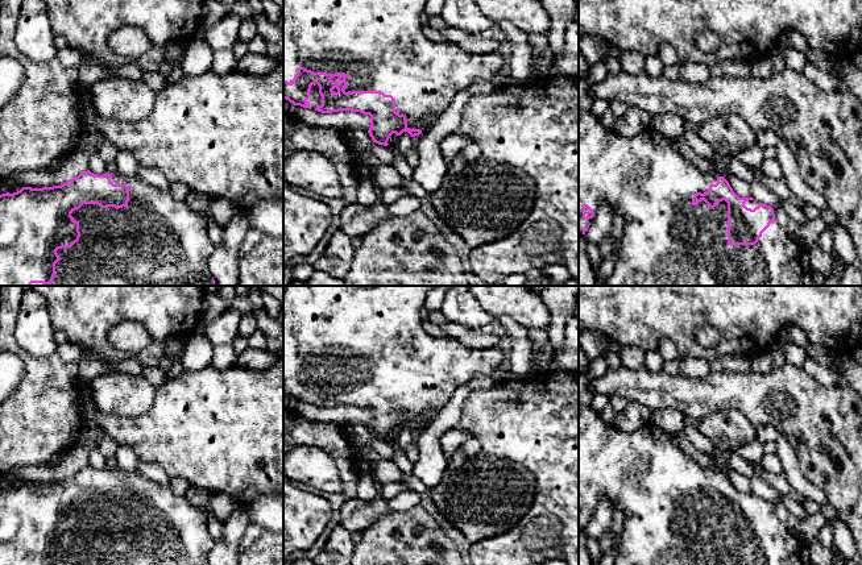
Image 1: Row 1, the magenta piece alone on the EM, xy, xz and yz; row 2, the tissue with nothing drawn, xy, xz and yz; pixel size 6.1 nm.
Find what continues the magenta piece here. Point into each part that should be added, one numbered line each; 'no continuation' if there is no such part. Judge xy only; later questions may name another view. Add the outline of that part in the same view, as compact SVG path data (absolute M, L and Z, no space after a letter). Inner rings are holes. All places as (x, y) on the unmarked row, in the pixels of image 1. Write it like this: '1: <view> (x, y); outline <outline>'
1: xy (154, 526); outline M115 469L111 477L129 482L128 500L116 504L83 499L72 506L80 532L71 543L57 545L62 554L55 558L55 565L208 565L207 556L215 540L199 507L174 494L169 485L142 474Z

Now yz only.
1: yz (643, 473); outline M579 406L579 529L583 529L583 524L587 523L593 512L596 511L600 500L605 497L610 503L613 508L618 508L622 514L623 514L623 524L622 524L622 532L621 532L621 537L619 537L619 549L618 549L618 554L617 558L614 561L614 565L812 565L812 561L809 558L809 545L807 543L804 543L803 540L797 539L795 535L792 535L787 527L786 523L783 523L778 516L772 516L770 519L770 522L762 528L762 532L758 535L758 537L755 540L729 540L728 539L728 498L725 495L720 497L716 499L716 502L712 504L704 495L701 495L697 500L692 499L692 493L695 489L697 487L708 487L709 486L709 481L710 479L716 479L717 478L717 470L714 469L704 469L701 468L696 461L693 461L692 458L689 458L674 441L671 435L668 435L667 432L664 432L663 429L660 429L659 427L656 427L655 424L652 424L651 421L643 424L641 428L633 431L633 432L622 432L617 428L616 424L605 424L600 416L600 414L597 414L592 406L588 407L581 407ZM588 499L593 507L594 511L589 515L584 515L583 514L583 500Z

